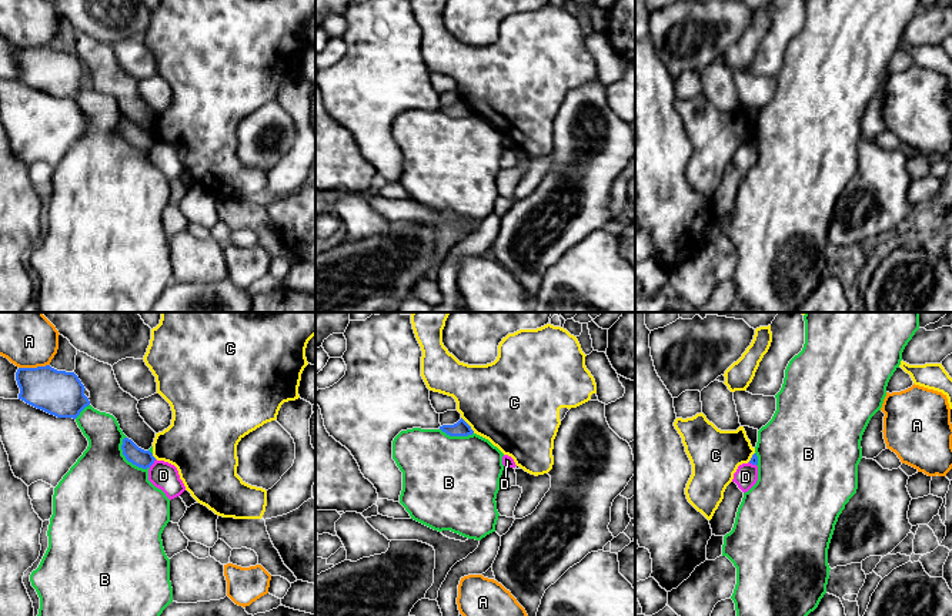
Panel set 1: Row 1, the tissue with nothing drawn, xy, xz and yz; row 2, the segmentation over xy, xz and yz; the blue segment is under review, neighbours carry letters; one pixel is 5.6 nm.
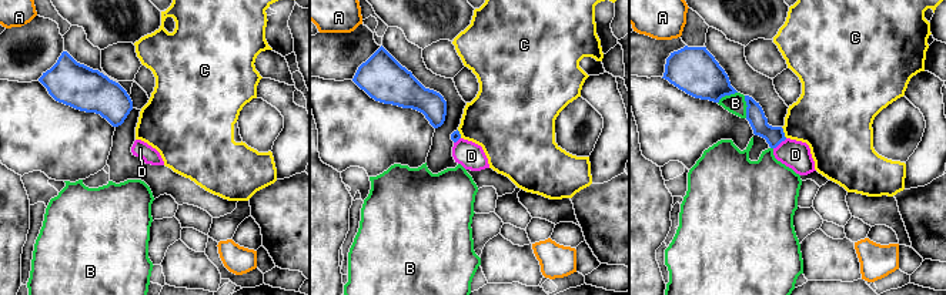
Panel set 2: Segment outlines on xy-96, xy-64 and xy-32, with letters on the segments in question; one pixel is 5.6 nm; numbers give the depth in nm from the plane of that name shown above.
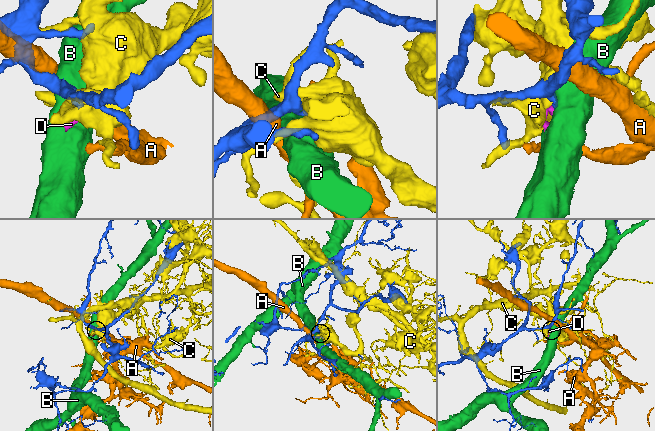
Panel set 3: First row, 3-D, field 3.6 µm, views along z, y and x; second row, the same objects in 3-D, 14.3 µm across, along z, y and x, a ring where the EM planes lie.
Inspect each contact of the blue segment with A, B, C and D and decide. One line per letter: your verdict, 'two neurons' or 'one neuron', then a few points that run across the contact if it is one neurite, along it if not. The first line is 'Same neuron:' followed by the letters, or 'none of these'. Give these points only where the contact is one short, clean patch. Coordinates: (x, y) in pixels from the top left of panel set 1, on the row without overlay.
Same neuron: none of these
A: two neurons
B: two neurons
C: two neurons
D: two neurons; line xy (156, 140), (149, 147)

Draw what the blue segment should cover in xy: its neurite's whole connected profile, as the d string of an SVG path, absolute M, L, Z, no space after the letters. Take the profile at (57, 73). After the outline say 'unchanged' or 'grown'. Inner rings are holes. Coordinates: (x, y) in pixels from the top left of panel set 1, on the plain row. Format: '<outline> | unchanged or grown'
M50 46L19 48L16 61L19 80L57 98L76 100L90 86L86 68L74 53L57 51Z | unchanged

